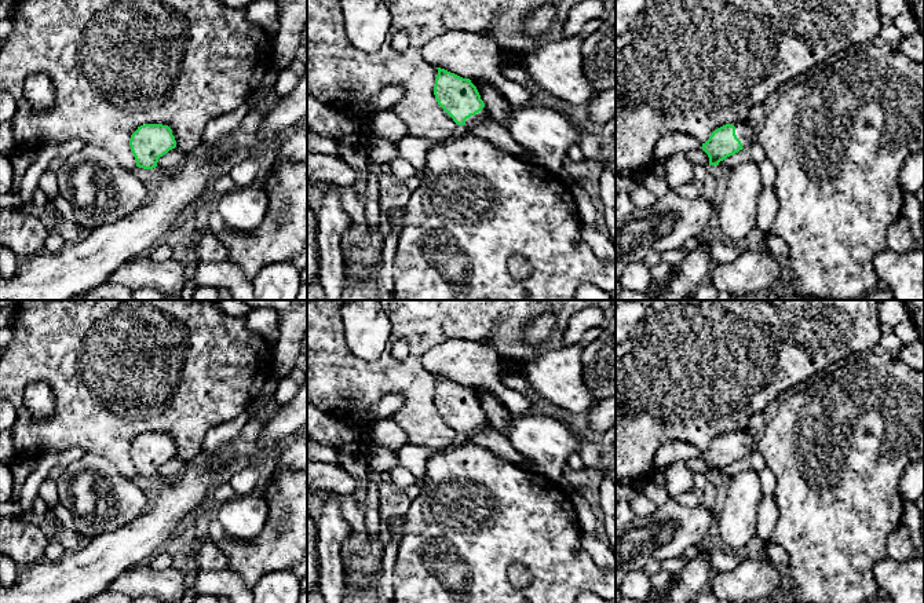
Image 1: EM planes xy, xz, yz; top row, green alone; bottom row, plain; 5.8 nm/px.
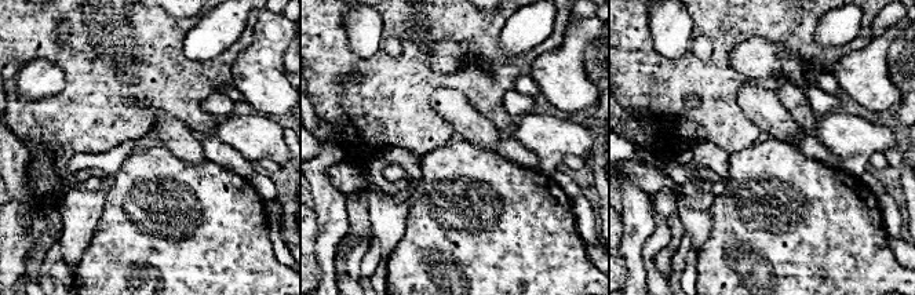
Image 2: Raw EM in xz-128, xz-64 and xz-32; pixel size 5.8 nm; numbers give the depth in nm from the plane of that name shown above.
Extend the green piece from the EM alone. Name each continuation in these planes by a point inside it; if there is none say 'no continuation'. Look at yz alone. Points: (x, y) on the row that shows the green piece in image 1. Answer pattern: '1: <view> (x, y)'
1: yz (747, 132)

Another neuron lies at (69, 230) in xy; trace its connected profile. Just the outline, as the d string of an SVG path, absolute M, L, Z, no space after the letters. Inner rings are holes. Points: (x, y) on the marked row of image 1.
M56 219L51 233L56 233L63 237L66 244L78 241L85 231L83 231L74 222L69 219Z

